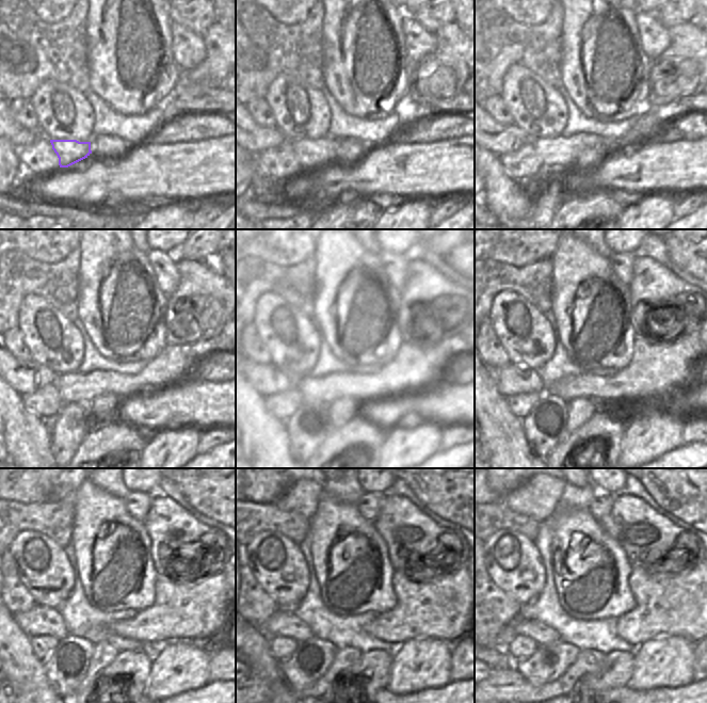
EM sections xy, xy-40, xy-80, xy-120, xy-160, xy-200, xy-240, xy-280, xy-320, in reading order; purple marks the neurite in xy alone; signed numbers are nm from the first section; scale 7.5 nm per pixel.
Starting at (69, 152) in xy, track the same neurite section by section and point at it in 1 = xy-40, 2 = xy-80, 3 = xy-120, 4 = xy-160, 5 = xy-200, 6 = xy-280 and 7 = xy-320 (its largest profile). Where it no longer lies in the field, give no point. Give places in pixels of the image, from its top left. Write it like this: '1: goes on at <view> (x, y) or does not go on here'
1: goes on at xy-40 (311, 154)
2: goes on at xy-80 (558, 153)
3: goes on at xy-120 (172, 364)
4: goes on at xy-160 (413, 366)
5: goes on at xy-200 (654, 370)
6: goes on at xy-280 (442, 607)
7: goes on at xy-320 (689, 604)

